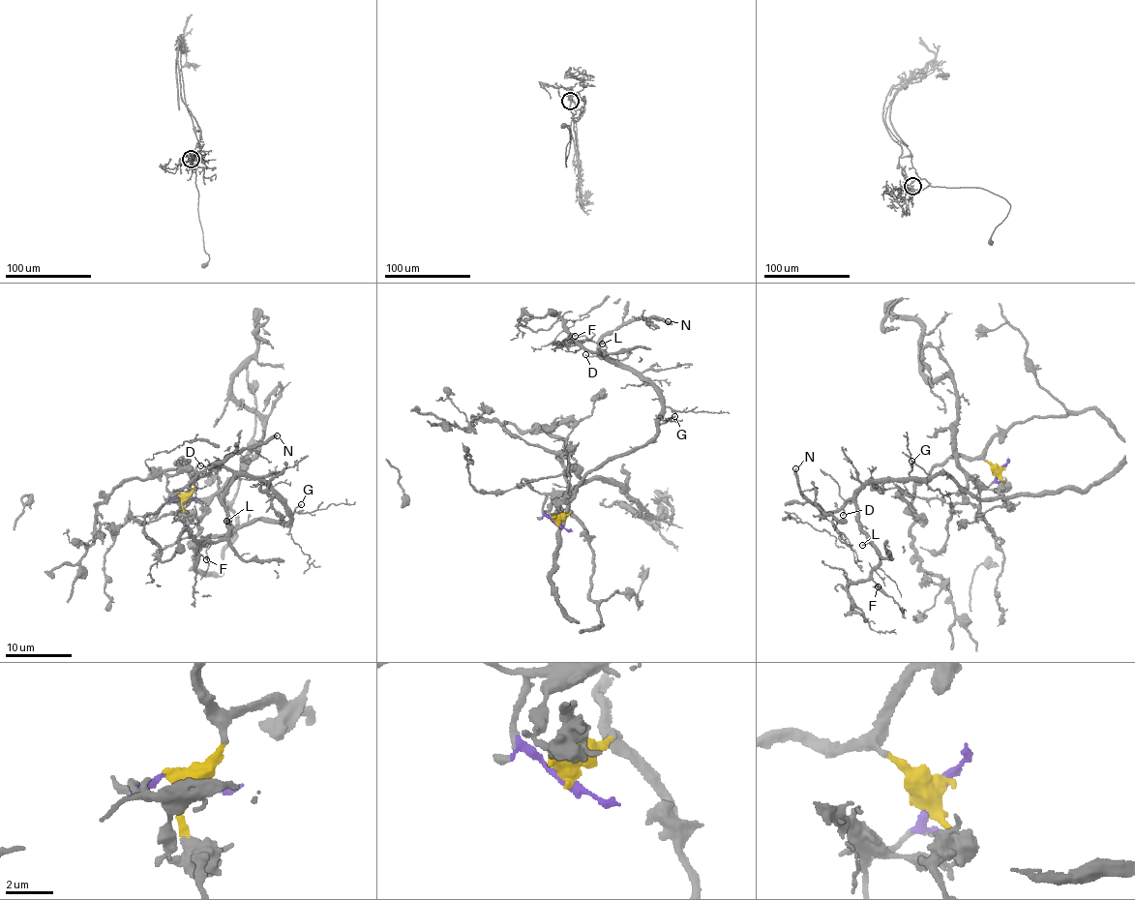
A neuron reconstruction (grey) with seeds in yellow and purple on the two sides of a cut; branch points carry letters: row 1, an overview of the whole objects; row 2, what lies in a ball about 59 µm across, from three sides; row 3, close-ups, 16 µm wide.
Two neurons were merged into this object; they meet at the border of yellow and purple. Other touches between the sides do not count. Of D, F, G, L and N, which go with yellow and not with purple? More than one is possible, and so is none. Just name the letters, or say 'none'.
D, F, G, L, N

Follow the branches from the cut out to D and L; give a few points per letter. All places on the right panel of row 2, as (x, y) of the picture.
D: (1002, 467), (1000, 498), (1005, 501), (981, 500), (945, 471), (861, 489), (842, 508), (842, 516)
L: (1002, 467), (1005, 501), (981, 500), (943, 471), (868, 484), (857, 494), (857, 520), (872, 543), (862, 546)

